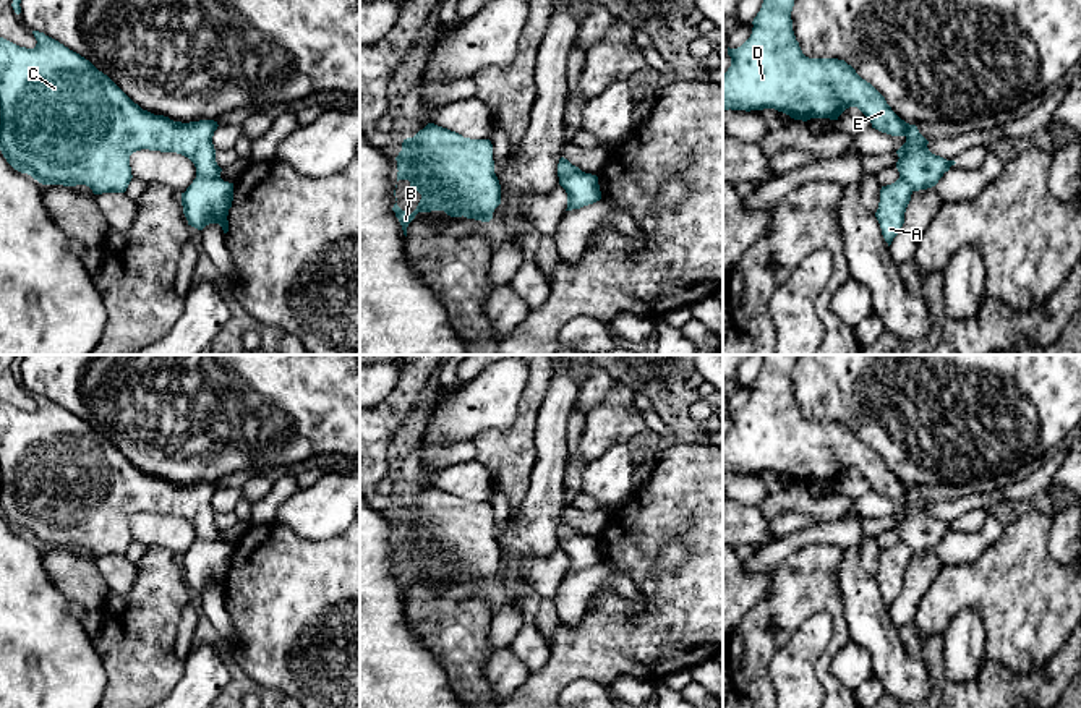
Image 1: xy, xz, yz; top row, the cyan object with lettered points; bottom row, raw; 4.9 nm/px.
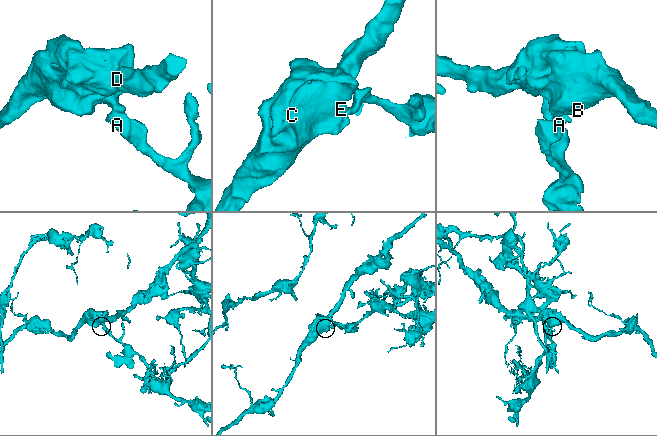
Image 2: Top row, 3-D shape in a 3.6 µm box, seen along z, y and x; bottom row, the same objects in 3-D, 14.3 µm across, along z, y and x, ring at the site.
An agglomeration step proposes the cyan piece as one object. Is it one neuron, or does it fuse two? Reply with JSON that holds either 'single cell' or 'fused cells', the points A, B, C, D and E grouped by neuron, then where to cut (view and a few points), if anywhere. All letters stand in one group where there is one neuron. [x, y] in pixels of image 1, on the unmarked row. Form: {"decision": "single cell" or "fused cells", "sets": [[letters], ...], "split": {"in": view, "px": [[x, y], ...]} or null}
{"decision": "fused cells", "sets": [["A"], ["B", "C", "D", "E"]], "split": {"in": "xy", "px": [[196, 537], [221, 543]]}}

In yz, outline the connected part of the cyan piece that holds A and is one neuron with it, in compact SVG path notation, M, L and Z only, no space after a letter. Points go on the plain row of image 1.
M901 540L880 552L880 565L875 580L888 609L904 586L904 575L911 564L911 557L911 548Z

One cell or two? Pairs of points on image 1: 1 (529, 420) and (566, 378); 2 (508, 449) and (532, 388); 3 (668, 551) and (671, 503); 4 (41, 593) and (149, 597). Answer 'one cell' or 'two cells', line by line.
1: two cells
2: one cell
3: two cells
4: two cells

